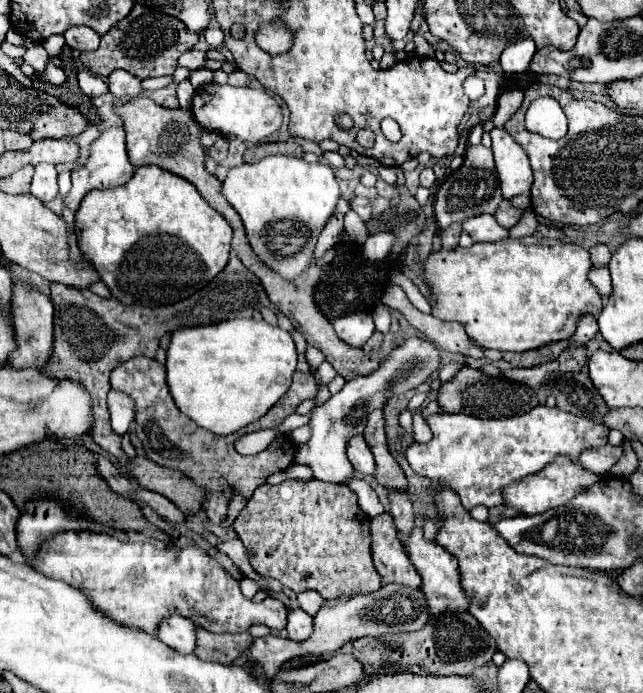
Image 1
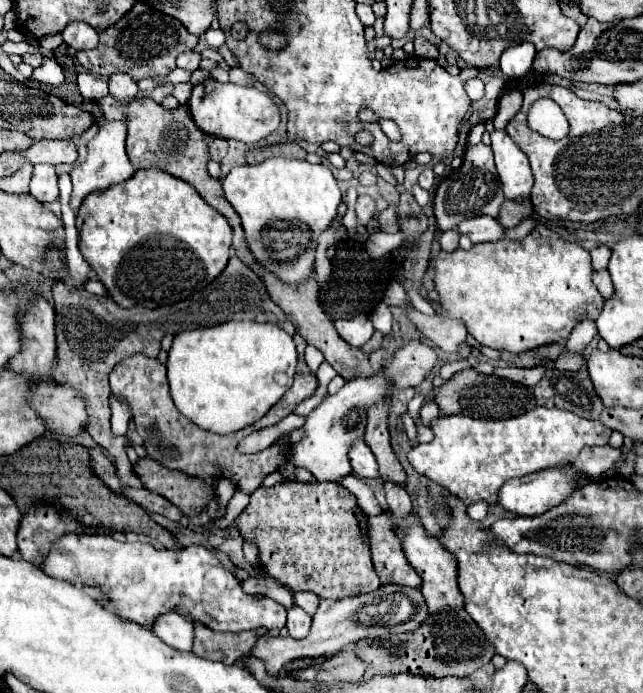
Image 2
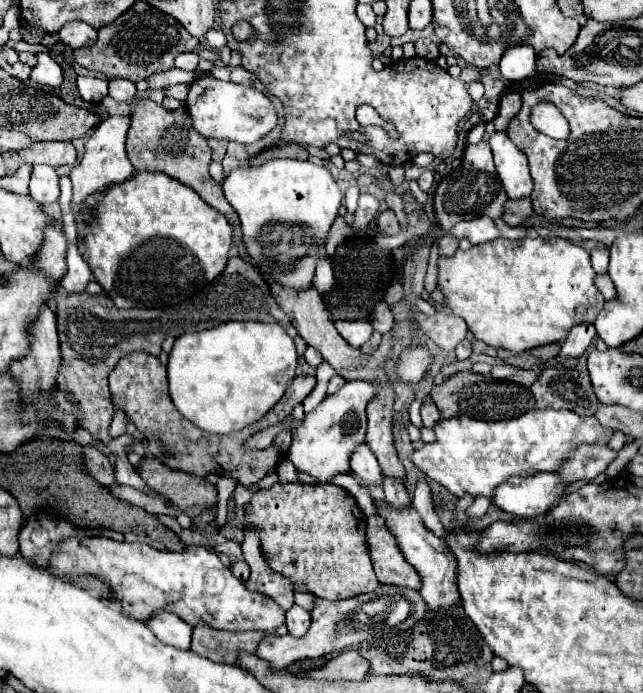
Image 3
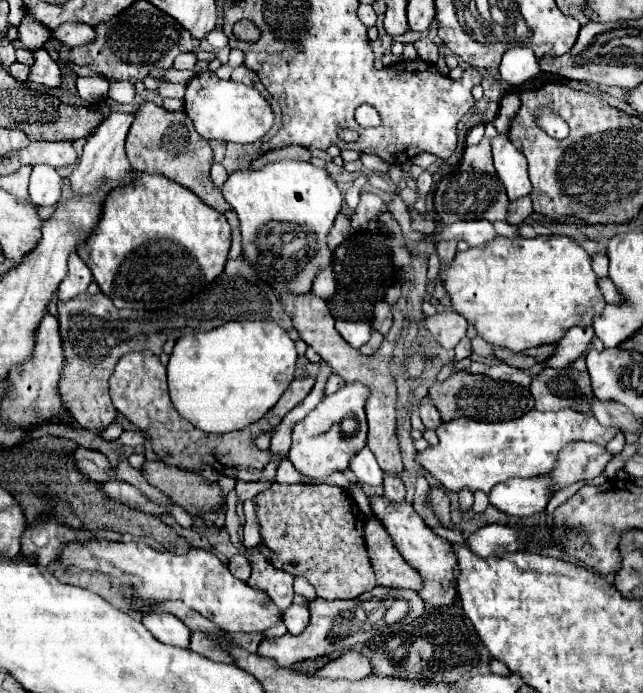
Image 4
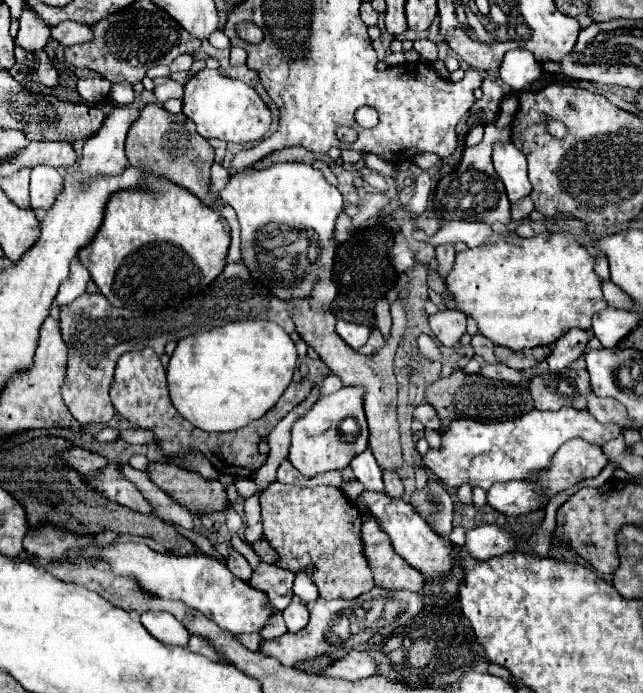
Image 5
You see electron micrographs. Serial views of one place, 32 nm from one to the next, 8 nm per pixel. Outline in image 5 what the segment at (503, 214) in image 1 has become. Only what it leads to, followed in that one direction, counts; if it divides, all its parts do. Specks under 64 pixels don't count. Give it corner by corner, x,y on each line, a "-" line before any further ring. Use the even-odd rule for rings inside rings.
526,196
526,198
522,198
520,202
510,204
510,218
512,218
512,222
520,222
520,220
524,220
532,210
534,210
534,204
532,204
532,200

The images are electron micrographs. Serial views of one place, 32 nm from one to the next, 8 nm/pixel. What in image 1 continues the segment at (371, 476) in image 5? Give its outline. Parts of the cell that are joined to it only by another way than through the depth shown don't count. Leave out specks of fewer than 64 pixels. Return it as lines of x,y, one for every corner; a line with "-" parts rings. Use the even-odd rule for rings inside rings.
354,436
348,442
348,458
356,472
374,474
374,456
364,440
364,436

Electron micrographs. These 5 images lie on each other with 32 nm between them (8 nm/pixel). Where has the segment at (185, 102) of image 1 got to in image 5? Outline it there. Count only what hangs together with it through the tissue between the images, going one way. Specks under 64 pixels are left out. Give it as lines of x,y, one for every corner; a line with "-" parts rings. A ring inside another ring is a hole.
164,80
164,82
160,82
160,84
156,86
154,94
156,94
156,98
162,100
162,102
168,100
168,98
182,98
182,96
184,96
184,86
178,84
178,82
174,82
174,80

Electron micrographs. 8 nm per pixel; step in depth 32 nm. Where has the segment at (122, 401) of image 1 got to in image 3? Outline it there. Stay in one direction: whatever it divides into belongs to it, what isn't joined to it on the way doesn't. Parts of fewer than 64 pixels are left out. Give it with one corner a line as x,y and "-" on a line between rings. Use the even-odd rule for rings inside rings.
114,404
114,418
110,426
110,436
122,436
126,432
126,412

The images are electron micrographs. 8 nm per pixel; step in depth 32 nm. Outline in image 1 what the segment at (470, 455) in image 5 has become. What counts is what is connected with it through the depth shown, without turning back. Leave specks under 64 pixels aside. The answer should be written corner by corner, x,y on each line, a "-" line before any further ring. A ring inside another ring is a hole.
542,404
526,414
504,420
482,420
468,414
442,412
428,416
426,422
434,434
432,440
428,444
410,444
406,448
406,460
416,474
448,484
456,490
466,510
476,506
502,506
504,488
508,484
516,484
530,474
538,474
556,456
578,460
582,450
608,444
610,432
604,424
592,424
592,420

